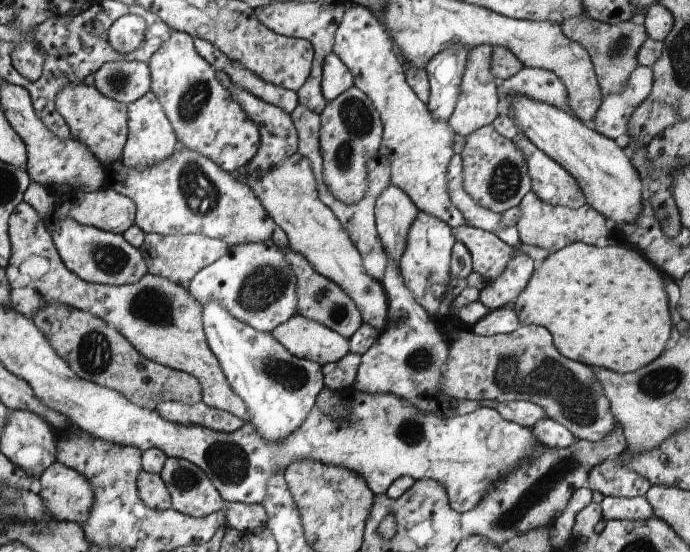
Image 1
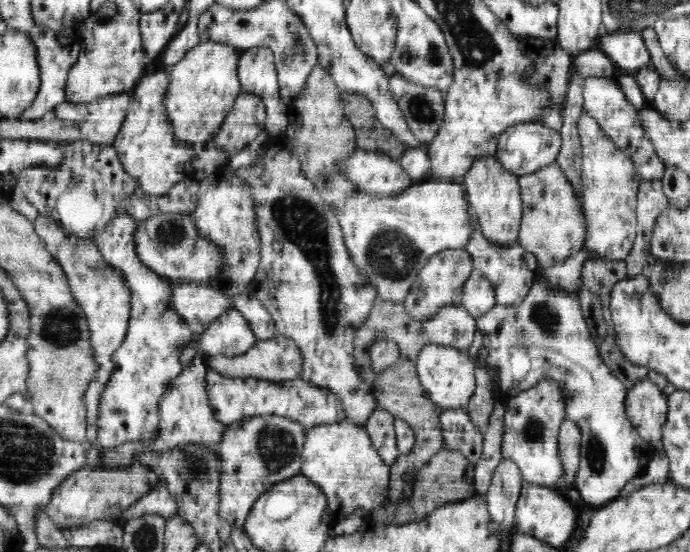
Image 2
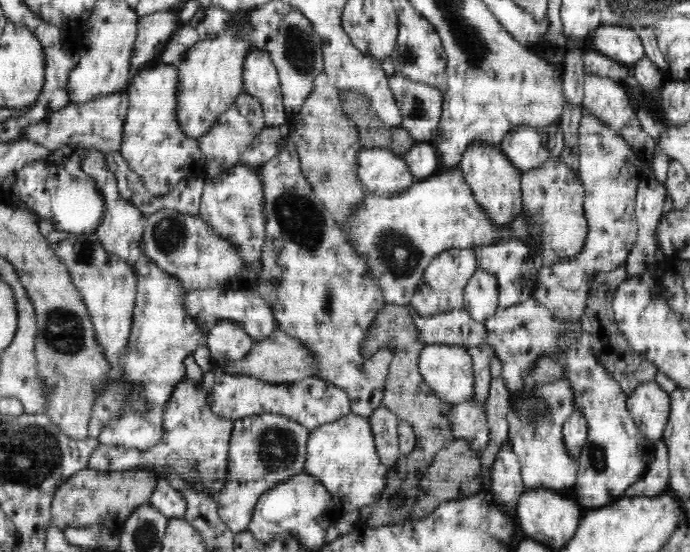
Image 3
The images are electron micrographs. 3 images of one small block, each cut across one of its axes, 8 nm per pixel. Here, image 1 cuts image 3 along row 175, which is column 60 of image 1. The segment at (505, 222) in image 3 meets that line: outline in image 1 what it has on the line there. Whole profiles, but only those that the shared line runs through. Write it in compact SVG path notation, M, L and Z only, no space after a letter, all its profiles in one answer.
M55 461L38 480L41 484L38 494L46 501L52 518L79 525L87 522L95 504L95 489L83 473Z

